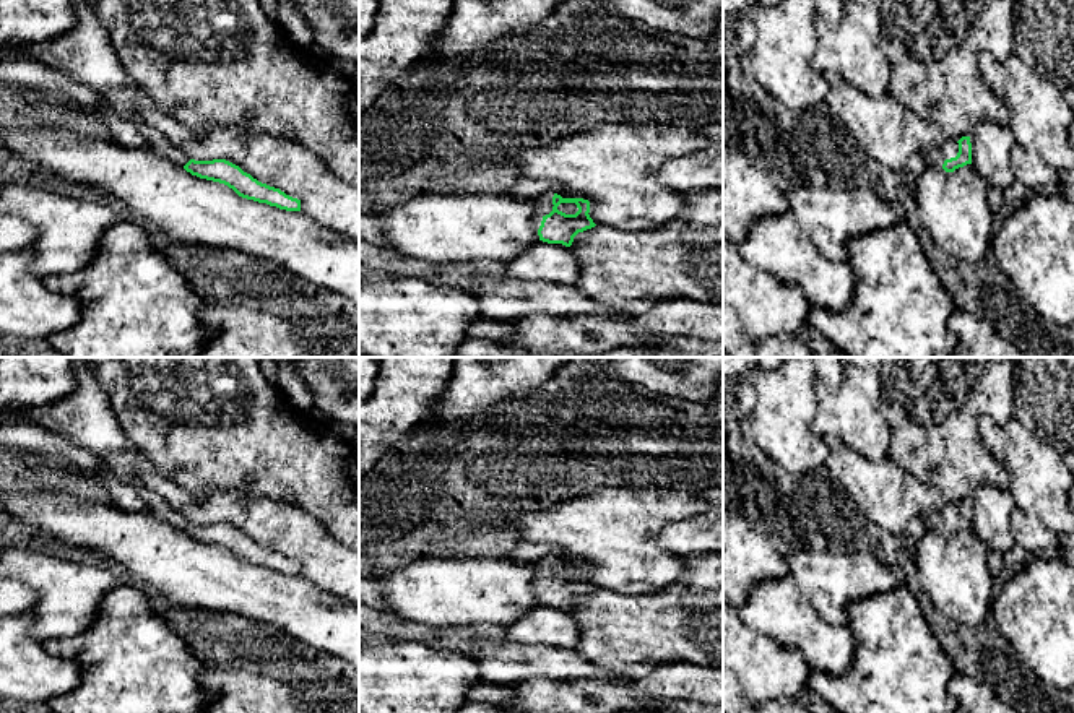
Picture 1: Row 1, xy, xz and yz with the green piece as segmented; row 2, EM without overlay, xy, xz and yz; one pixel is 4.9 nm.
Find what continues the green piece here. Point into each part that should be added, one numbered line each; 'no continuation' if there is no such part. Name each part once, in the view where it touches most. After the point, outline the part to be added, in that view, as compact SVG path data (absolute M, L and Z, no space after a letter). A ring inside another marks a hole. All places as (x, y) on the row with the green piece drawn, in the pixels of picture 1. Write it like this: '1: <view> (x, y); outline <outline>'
1: xz (543, 203); outline M549 192L549 193L543 193L536 198L533 198L533 205L536 208L536 214L533 218L533 226L535 229L539 229L541 221L546 214L549 214L552 211L552 197L556 192Z

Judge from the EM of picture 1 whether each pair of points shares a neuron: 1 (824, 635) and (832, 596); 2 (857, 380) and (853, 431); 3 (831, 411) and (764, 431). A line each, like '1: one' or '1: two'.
1: two
2: one
3: two

